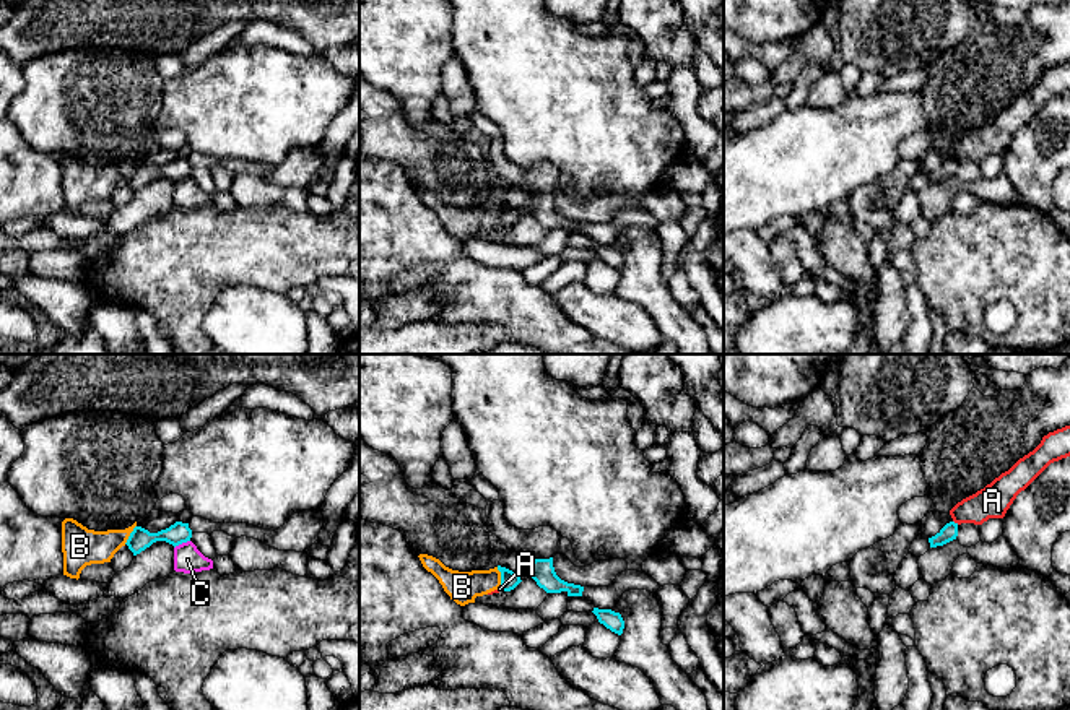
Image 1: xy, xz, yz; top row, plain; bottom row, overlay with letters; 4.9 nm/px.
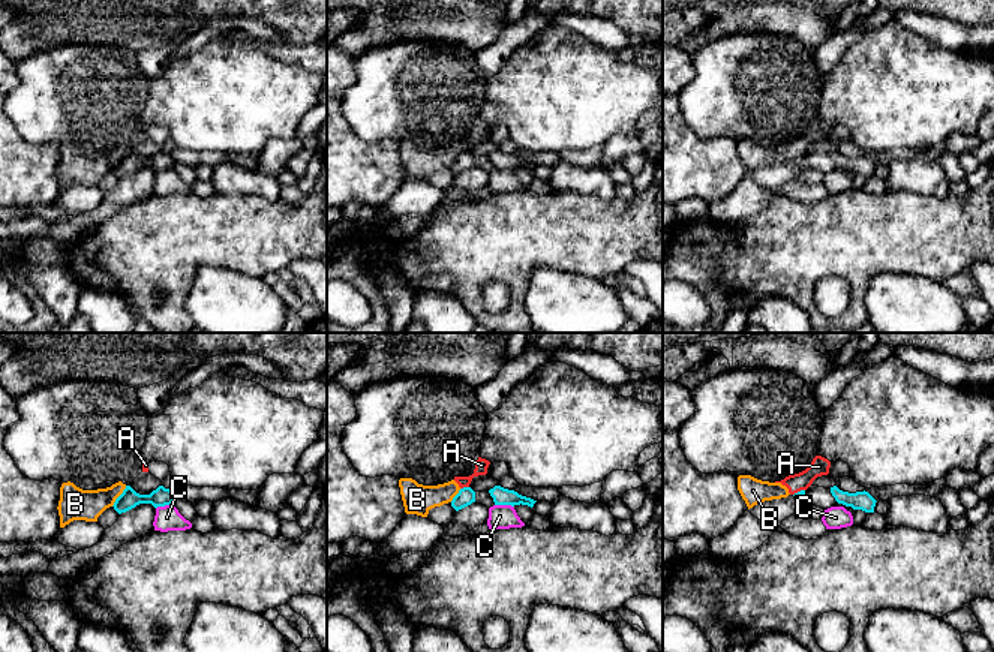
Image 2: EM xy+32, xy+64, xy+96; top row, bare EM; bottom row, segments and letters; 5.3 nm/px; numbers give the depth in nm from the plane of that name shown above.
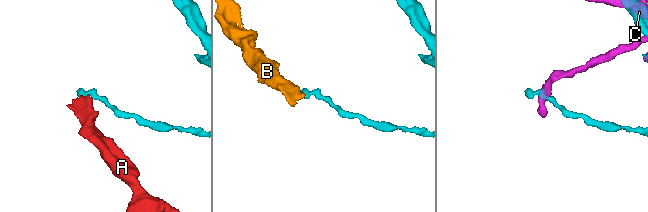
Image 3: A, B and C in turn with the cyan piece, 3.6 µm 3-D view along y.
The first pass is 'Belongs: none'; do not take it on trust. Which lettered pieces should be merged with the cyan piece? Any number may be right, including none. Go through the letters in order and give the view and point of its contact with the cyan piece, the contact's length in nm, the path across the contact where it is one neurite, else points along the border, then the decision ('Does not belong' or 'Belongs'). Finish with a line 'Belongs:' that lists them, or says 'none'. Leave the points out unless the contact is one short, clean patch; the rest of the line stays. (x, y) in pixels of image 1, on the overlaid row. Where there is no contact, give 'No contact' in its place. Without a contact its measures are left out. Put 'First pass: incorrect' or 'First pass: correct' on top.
First pass: correct
A: Touches cyan at yz (956, 523). Shared border 40 nm. Boundary: yz (953, 520), (958, 523). Does not belong
B: Touches cyan at xz (501, 577). Shared border 100 nm. Boundary: xz (496, 567), (501, 585). Does not belong
C: Touches cyan at xy (181, 543). Shared border 90 nm. Does not belong
Belongs: none

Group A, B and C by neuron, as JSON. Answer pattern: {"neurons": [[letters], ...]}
{"neurons": [["A", "B"], ["C"]]}

